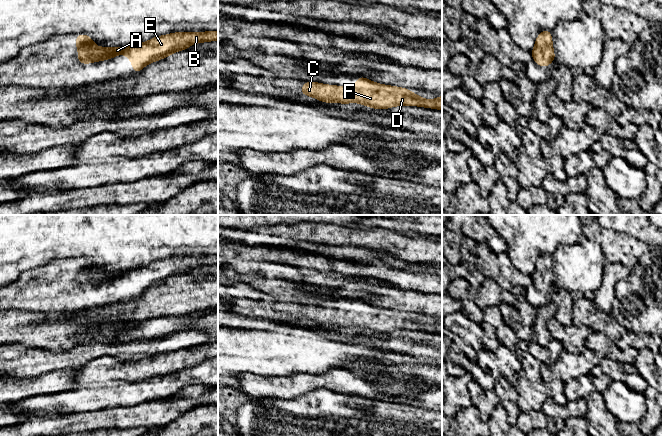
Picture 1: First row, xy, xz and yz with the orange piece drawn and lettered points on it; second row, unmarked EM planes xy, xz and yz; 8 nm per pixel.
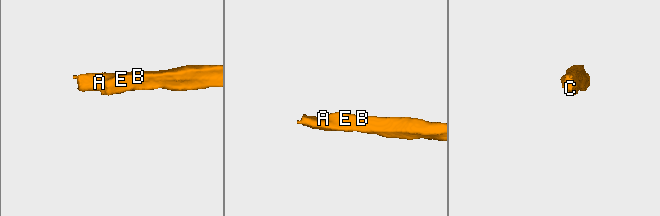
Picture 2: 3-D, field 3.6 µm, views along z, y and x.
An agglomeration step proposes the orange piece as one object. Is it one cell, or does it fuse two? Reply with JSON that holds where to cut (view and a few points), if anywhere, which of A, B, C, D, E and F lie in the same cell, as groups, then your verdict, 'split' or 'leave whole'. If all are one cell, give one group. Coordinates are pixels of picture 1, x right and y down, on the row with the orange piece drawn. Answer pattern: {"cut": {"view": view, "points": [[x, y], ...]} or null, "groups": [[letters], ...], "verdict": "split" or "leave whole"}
{"cut": null, "groups": [["A", "B", "C", "D", "E", "F"]], "verdict": "leave whole"}

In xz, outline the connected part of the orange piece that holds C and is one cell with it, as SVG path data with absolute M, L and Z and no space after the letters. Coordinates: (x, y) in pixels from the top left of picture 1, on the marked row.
M358 76L351 87L322 84L314 81L302 82L299 93L324 103L359 103L378 110L395 106L416 106L442 110L442 95L433 100L422 98L407 88L373 82Z

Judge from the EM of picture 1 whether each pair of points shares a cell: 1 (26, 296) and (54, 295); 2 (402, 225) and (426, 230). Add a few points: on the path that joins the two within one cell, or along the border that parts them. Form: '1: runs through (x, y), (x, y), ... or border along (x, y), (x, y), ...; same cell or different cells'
1: runs through (33, 296), (47, 296); same cell
2: runs through (408, 225), (420, 225); same cell

